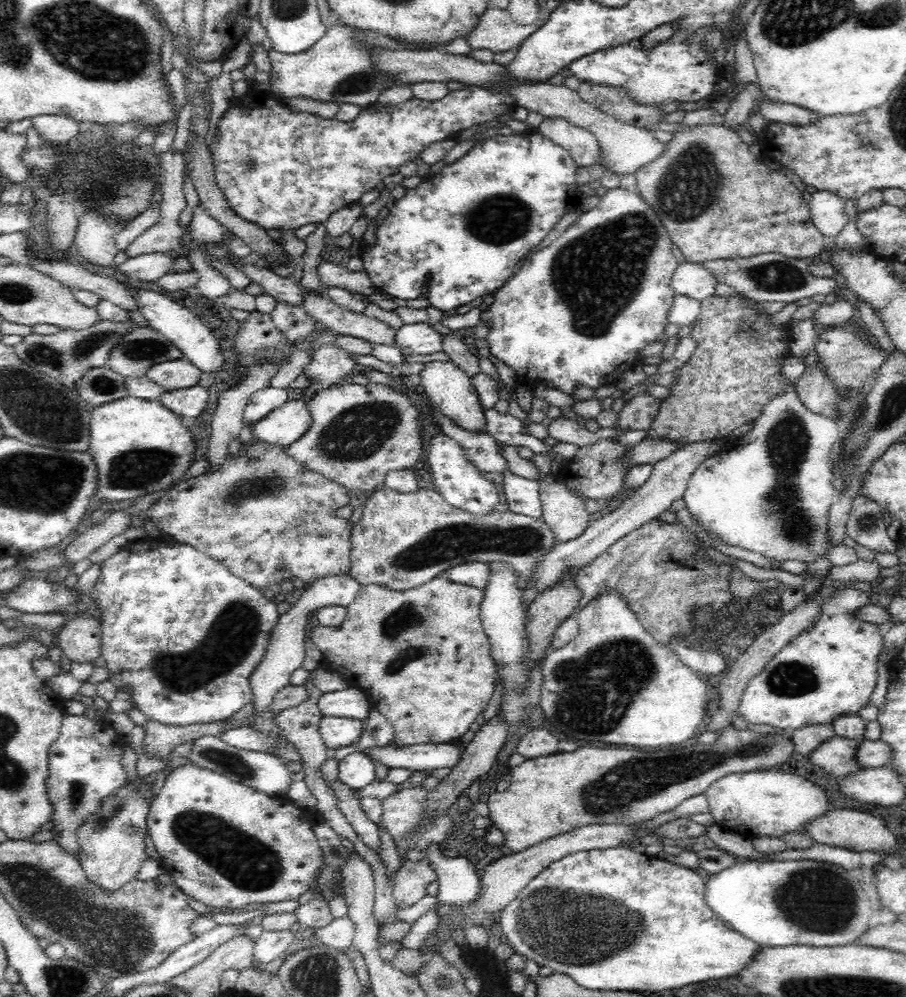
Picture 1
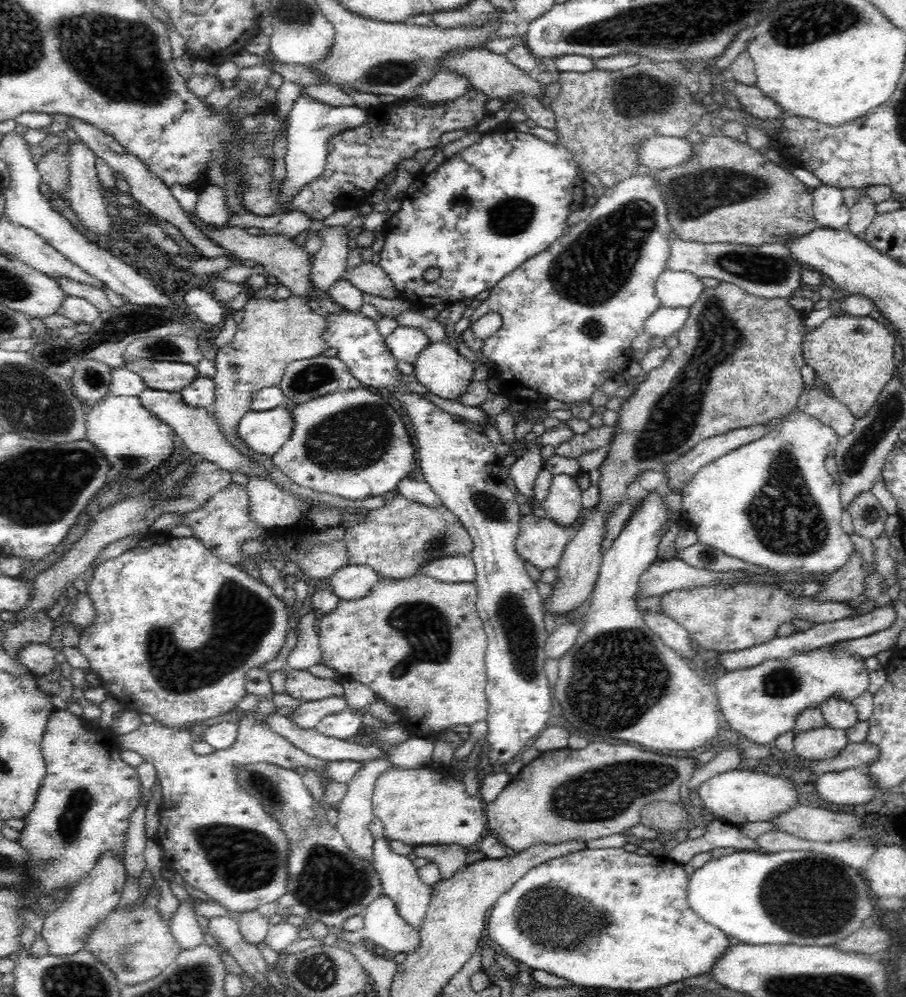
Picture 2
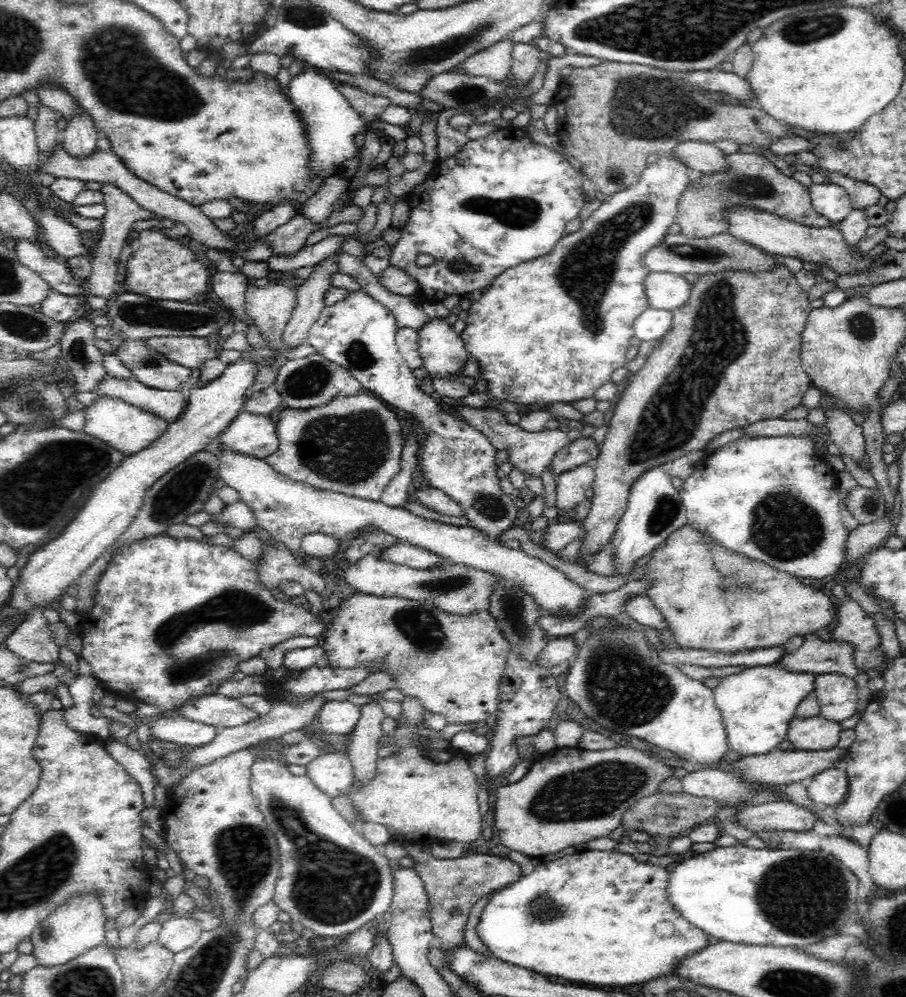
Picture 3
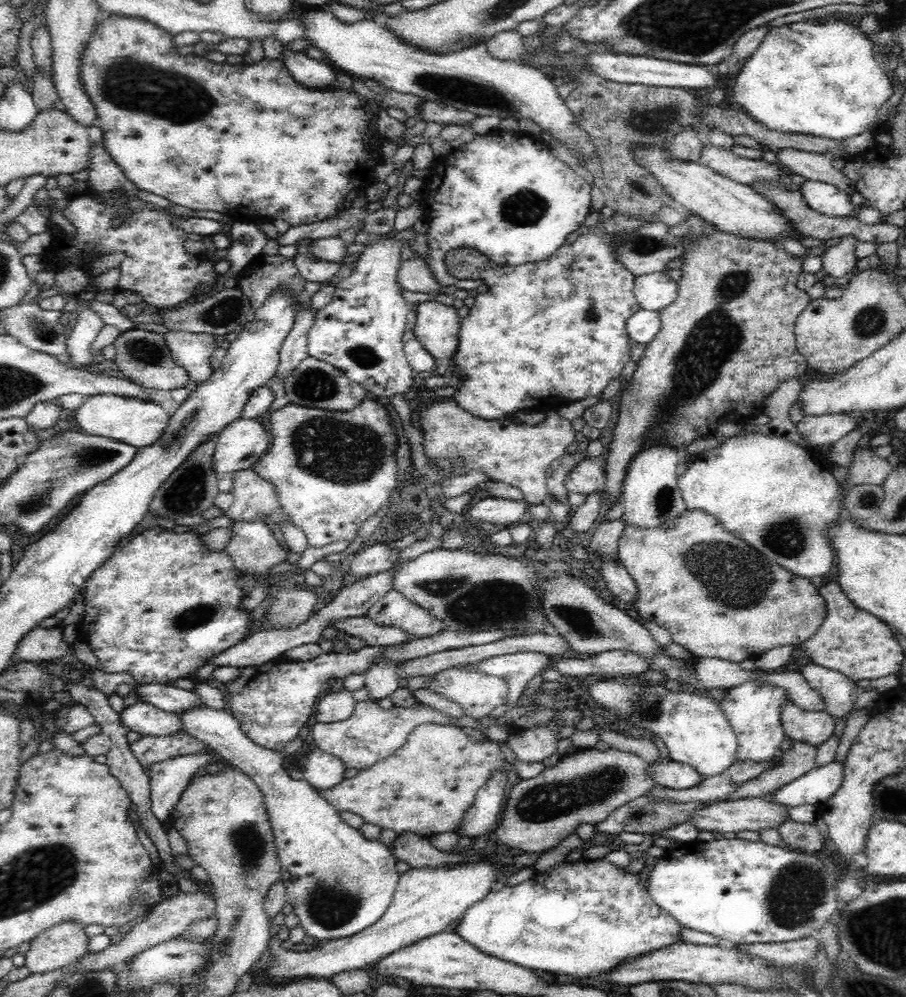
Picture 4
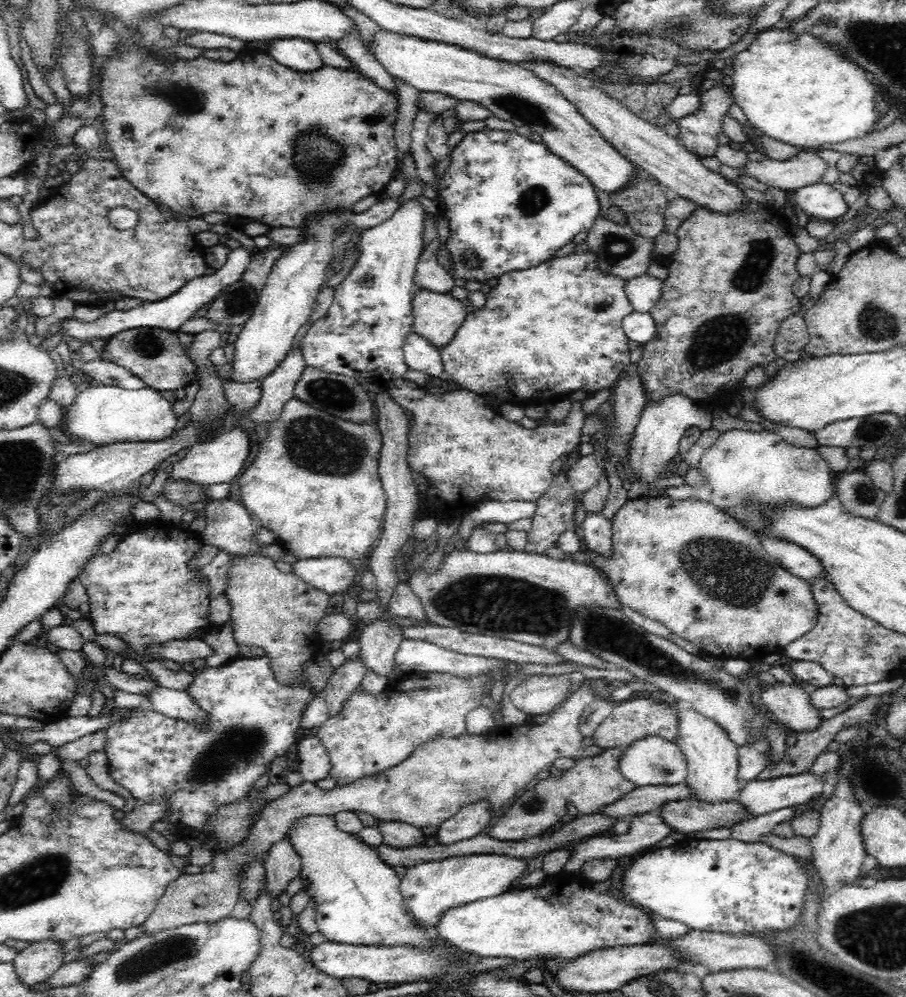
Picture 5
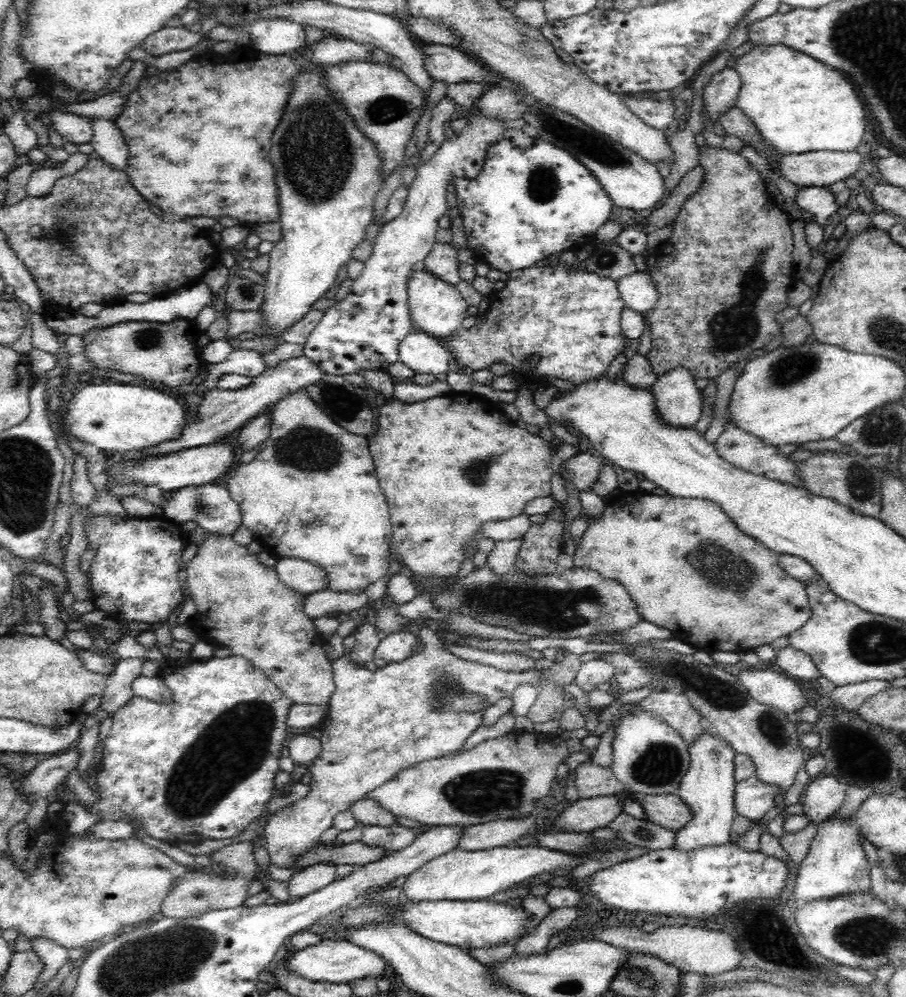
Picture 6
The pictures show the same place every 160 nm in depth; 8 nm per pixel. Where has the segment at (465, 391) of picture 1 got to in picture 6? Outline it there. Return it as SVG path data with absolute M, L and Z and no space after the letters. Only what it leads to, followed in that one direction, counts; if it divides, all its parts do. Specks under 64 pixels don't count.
M418 265L408 280L408 305L412 323L415 329L432 334L435 338L451 336L467 318L469 305L464 301L462 293L456 285L446 283L444 280L430 274L424 266Z

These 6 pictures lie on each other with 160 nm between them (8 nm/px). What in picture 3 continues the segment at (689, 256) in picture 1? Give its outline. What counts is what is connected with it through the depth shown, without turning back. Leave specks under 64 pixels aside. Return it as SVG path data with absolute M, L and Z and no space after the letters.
M738 151L729 154L727 161L729 167L721 173L696 174L695 180L692 180L682 193L675 218L675 223L680 225L681 234L689 238L709 238L719 233L727 233L728 223L722 212L724 206L732 204L765 210L814 228L838 228L836 222L830 222L817 213L812 206L808 187L798 183L792 176L784 175L784 172L760 155Z

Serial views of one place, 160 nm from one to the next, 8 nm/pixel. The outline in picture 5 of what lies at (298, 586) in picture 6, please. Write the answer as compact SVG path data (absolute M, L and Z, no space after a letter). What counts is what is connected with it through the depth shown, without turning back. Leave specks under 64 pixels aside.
M340 557L296 558L291 564L291 572L308 585L329 595L343 593L355 579L354 567Z

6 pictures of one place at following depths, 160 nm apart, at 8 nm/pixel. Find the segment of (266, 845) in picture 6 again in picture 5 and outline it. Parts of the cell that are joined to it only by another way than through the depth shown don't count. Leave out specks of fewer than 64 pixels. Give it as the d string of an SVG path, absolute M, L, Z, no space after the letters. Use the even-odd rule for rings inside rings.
M406 672L390 681L389 685L376 694L365 691L361 683L358 684L350 692L338 714L324 722L316 734L329 755L331 765L328 770L329 777L336 779L336 788L344 788L362 778L370 778L376 773L402 764L412 752L416 752L420 746L428 742L465 735L467 714L480 706L483 697L490 696L495 680L490 672L486 674L480 672L468 678L460 678L447 672ZM287 834L282 840L278 840L272 845L262 862L265 887L273 898L278 897L284 888L288 888L290 880L298 876L302 869L302 859L294 851L294 845L290 842Z

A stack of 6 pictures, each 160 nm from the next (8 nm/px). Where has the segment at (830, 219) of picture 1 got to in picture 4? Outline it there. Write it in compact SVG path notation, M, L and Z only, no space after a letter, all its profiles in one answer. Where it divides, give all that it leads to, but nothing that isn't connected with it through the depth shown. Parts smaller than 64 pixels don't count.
M806 180L798 188L804 202L814 211L831 217L851 217L855 214L856 208L850 203L848 193L838 190L834 185L826 182Z

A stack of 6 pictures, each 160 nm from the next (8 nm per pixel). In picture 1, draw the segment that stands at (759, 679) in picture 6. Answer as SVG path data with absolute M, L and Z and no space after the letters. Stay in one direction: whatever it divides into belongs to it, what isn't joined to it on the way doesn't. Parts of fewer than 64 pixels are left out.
M832 736L822 742L810 755L810 763L829 772L832 777L840 779L844 774L856 772L861 766L856 763L856 752L859 741L844 737Z

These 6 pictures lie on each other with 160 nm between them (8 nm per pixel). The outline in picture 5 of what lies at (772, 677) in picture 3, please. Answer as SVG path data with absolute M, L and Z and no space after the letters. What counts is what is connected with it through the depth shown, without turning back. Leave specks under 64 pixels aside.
M766 738L750 746L742 746L738 750L739 770L738 781L752 781L768 766L767 757L769 754L769 743Z

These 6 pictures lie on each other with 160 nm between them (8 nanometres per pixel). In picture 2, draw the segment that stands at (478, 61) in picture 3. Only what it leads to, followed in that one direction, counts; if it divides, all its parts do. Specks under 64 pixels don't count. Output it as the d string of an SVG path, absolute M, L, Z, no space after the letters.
M444 69L427 83L421 84L417 88L416 97L424 98L428 102L442 102L460 98L470 88L470 81L465 76Z

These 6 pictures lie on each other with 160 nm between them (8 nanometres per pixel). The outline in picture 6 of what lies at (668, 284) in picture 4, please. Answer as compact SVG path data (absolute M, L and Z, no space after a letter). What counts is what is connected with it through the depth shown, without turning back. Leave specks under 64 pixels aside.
M642 271L634 272L617 281L618 293L624 305L640 314L656 306L659 294L654 281Z

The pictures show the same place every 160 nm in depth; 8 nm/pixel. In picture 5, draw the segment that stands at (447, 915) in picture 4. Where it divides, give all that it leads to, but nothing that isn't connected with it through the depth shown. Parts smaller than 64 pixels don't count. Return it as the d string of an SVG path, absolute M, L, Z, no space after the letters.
M502 854L445 857L438 861L427 861L406 869L406 874L401 878L399 886L401 895L411 917L427 926L429 930L433 930L438 918L446 910L506 893L511 885L528 874L526 872L528 865L524 859Z

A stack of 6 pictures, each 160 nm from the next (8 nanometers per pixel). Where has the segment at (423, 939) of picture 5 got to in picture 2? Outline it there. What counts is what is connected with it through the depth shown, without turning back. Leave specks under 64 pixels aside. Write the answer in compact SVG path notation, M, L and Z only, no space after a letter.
M270 763L241 767L237 774L238 785L258 799L262 809L280 825L282 835L288 839L286 892L278 900L258 907L262 916L270 918L286 910L290 916L302 916L307 922L321 922L330 931L338 931L345 920L362 916L368 905L384 895L374 860L366 861L354 855L336 824L317 817L315 798L300 774Z

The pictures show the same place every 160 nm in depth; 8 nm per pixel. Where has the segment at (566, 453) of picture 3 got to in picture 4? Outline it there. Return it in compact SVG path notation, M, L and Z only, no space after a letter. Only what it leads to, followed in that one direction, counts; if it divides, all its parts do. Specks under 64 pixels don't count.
M577 450L574 454L562 455L550 464L549 469L546 471L547 494L550 494L554 501L568 502L569 490L565 487L566 477L576 464L586 457L586 451Z

